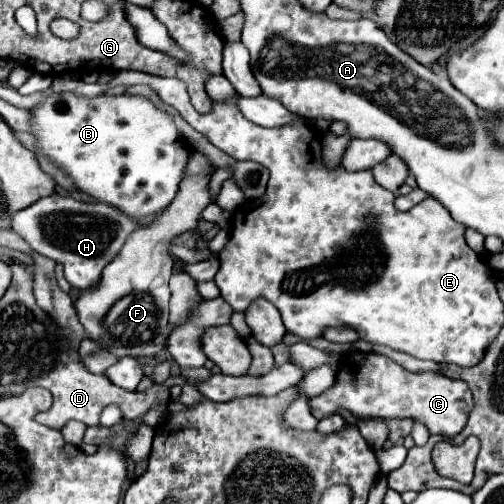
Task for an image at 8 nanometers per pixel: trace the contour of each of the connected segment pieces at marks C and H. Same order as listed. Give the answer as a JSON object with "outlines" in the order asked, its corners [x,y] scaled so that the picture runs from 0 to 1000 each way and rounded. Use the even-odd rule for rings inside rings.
{"outlines":[[[[688,694],[677,702],[665,762],[641,782],[613,790],[613,806],[633,833],[688,813],[708,829],[815,829],[847,845],[855,861],[903,865],[927,841],[938,790],[931,794],[931,766],[919,754],[859,738],[819,742],[760,702]]],[[[117,385],[81,393],[65,409],[58,409],[26,429],[26,456],[38,468],[46,468],[73,504],[85,504],[109,520],[121,520],[129,532],[133,560],[157,575],[177,575],[196,563],[200,536],[232,508],[232,500],[248,484],[252,468],[268,452],[272,452],[272,440],[260,437],[256,429],[240,425],[240,417],[228,417],[224,409],[212,409],[204,401],[161,401],[161,397],[149,397],[145,389],[117,389]]]]}

